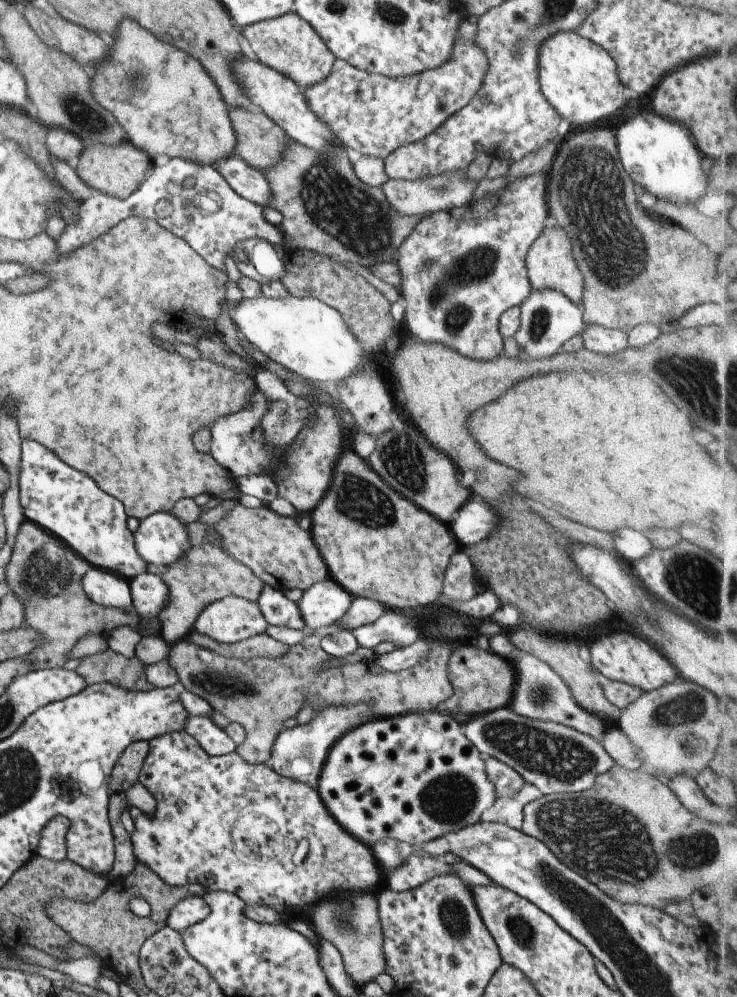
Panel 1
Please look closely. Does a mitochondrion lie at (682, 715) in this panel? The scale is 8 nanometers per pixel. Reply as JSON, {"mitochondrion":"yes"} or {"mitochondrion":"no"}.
{"mitochondrion":"yes"}

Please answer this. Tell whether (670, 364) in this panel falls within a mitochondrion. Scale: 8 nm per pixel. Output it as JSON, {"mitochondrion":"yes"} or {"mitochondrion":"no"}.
{"mitochondrion":"yes"}

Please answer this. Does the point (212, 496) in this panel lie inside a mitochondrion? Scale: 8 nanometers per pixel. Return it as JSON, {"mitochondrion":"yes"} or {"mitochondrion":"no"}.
{"mitochondrion":"no"}

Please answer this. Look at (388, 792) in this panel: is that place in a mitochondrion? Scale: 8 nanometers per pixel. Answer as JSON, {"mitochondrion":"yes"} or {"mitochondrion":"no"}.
{"mitochondrion":"no"}

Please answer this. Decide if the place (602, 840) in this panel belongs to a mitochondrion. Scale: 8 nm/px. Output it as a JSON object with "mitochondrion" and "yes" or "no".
{"mitochondrion":"yes"}

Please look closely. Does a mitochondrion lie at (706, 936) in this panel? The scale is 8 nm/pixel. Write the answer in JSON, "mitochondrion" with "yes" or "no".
{"mitochondrion":"no"}

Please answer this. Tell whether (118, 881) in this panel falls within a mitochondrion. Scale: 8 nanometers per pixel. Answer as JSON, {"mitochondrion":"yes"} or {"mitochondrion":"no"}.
{"mitochondrion":"no"}

